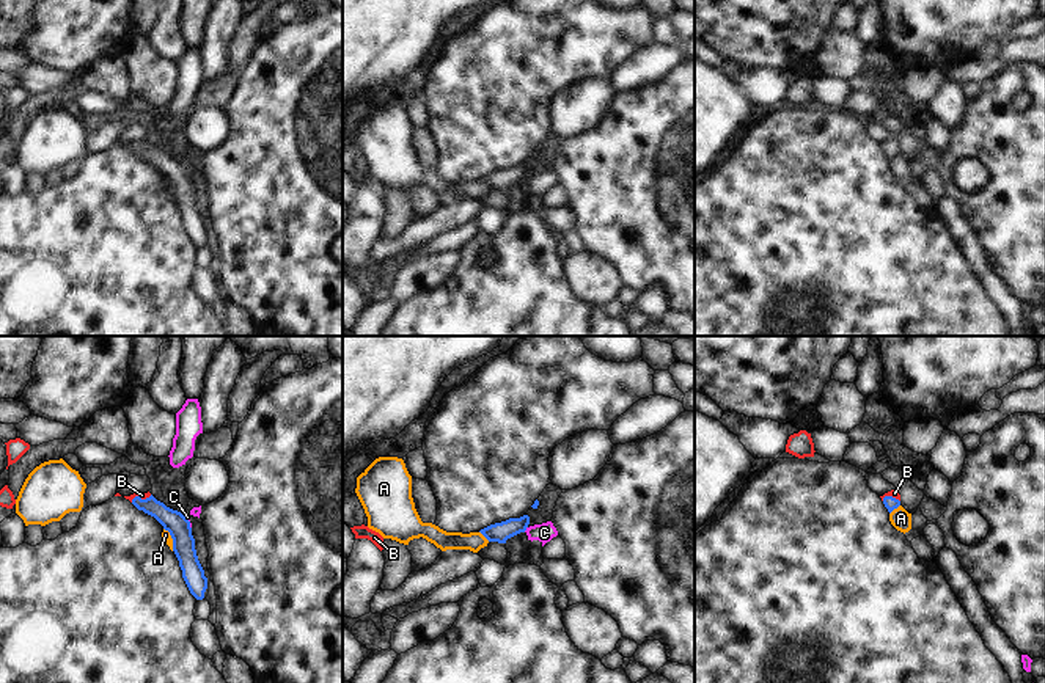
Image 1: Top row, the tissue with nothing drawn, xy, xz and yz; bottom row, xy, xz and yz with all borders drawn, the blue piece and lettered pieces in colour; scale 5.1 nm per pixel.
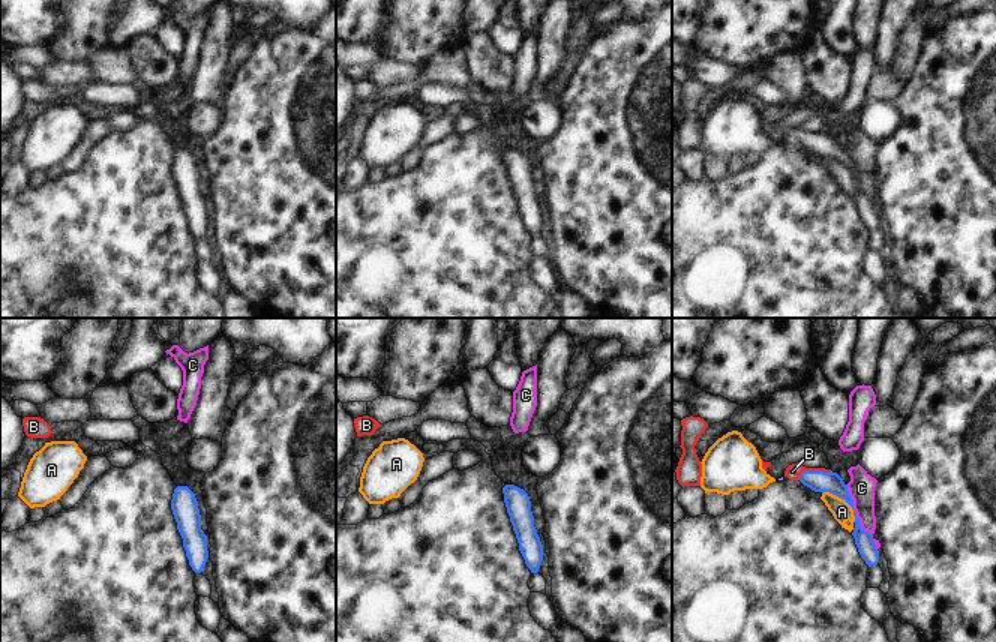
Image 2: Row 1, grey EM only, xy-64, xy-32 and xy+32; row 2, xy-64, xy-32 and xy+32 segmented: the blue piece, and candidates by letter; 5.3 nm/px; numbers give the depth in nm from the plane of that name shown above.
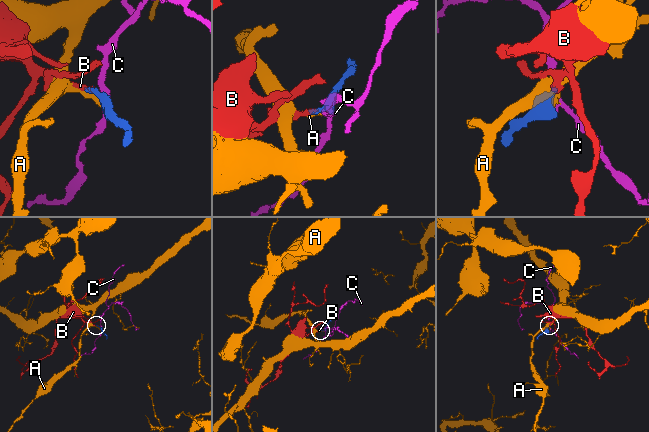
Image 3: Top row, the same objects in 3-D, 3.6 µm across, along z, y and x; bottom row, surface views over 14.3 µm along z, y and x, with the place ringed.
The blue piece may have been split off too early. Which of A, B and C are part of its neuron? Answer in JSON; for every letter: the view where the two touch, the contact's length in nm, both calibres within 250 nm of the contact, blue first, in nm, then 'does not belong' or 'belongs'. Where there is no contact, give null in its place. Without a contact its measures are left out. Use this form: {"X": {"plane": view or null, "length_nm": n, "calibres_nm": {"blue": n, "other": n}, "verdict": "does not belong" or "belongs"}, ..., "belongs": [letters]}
{"A": {"plane": "yz", "length_nm": 80, "calibres_nm": {"blue": 70, "other": 100}, "verdict": "does not belong"}, "B": {"plane": "xy", "length_nm": 120, "calibres_nm": {"blue": 120, "other": 30}, "verdict": "belongs"}, "C": {"plane": "xz", "length_nm": 40, "calibres_nm": {"blue": 100, "other": 100}, "verdict": "does not belong"}, "belongs": ["B"]}

